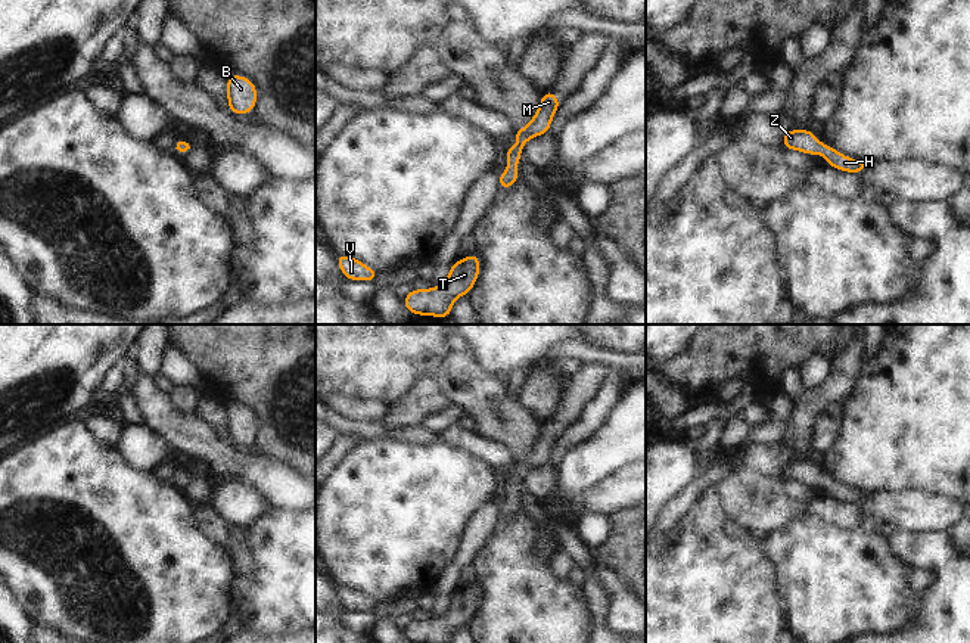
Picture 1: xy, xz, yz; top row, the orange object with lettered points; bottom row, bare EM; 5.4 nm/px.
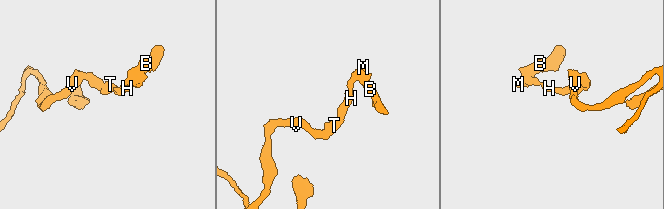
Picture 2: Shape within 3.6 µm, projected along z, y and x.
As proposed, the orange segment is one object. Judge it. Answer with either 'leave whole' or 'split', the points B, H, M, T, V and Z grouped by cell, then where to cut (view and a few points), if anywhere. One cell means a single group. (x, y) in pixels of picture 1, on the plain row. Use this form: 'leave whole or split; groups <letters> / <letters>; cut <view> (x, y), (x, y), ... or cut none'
leave whole; groups B H M T V Z; cut none

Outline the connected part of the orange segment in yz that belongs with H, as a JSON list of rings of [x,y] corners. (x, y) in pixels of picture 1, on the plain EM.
[[[790,460],[783,465],[784,481],[795,479],[808,485],[823,484],[827,494],[839,501],[858,503],[865,494],[839,484],[830,475],[823,475],[811,460]]]

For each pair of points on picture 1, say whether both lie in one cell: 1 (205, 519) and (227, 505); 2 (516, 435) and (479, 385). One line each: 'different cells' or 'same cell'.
1: different cells
2: same cell

